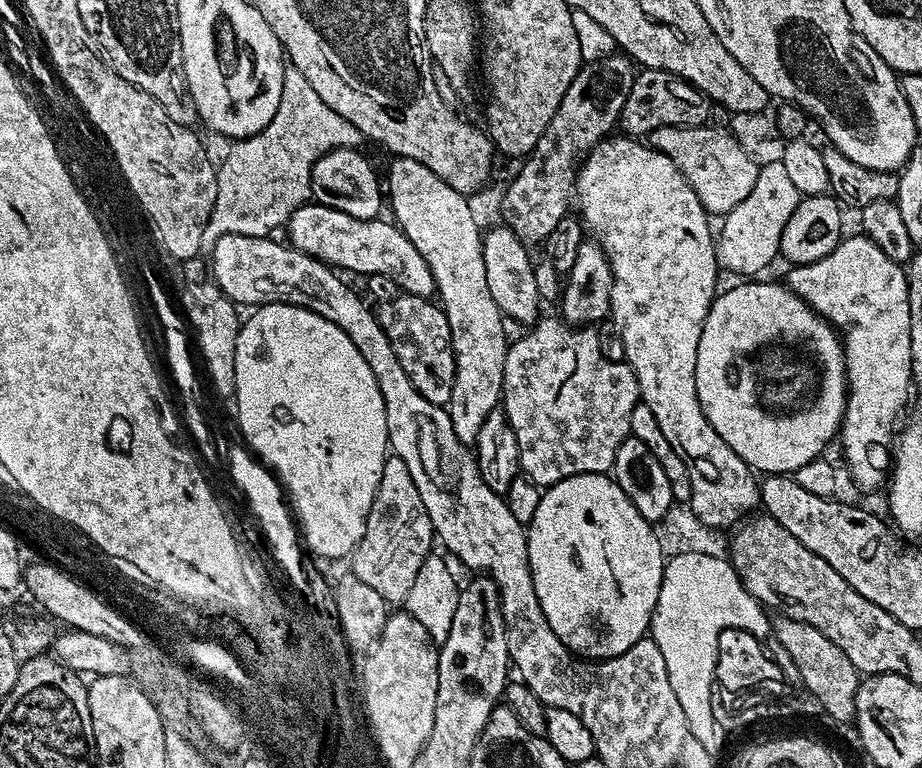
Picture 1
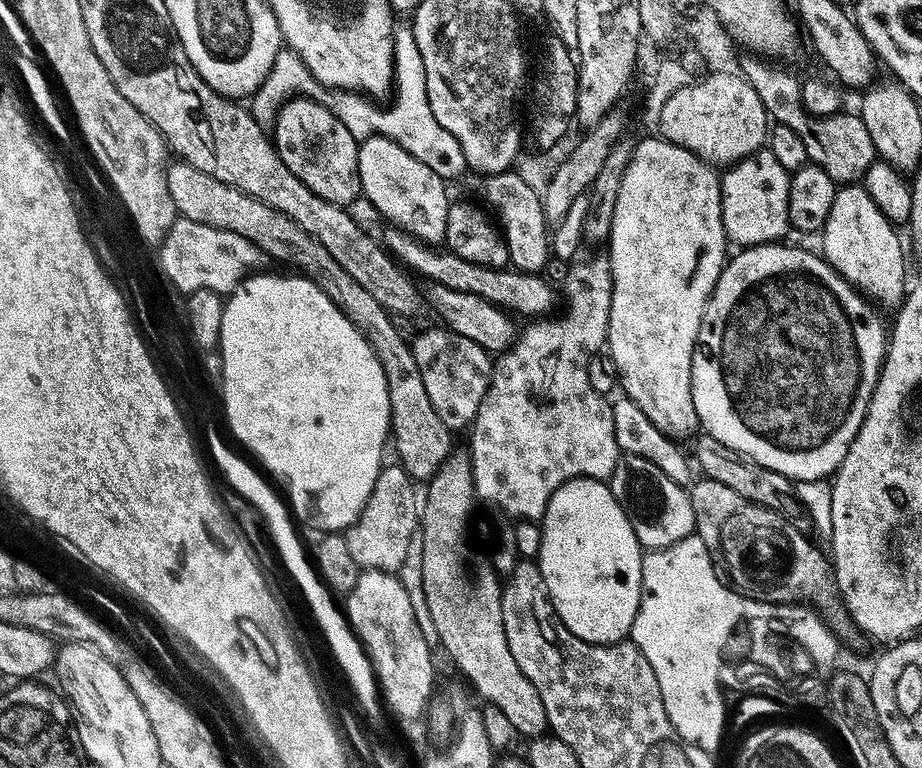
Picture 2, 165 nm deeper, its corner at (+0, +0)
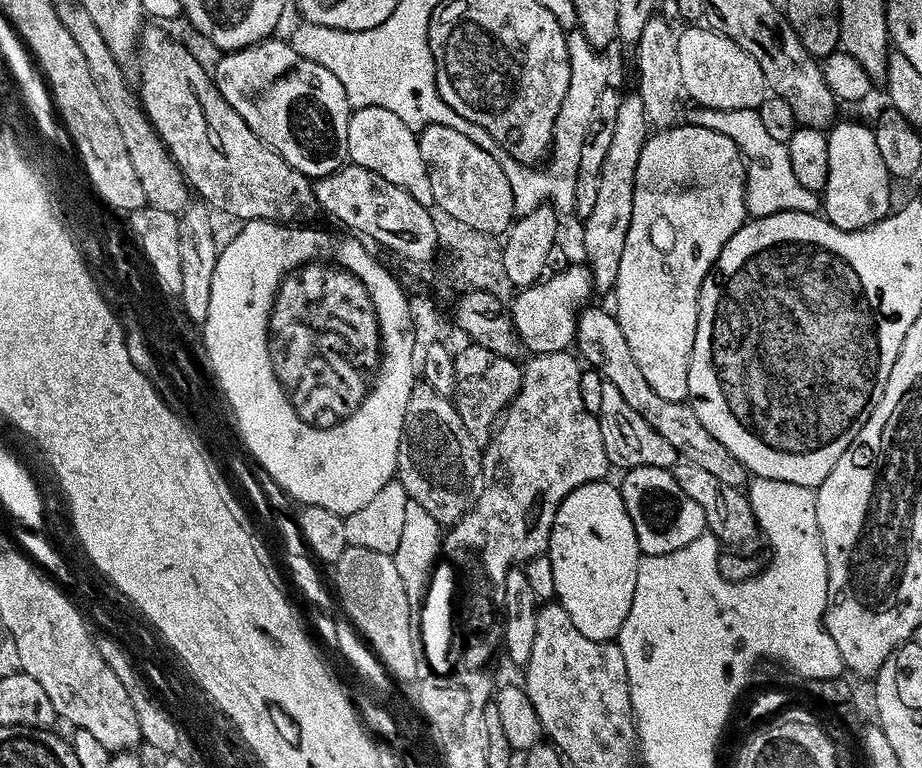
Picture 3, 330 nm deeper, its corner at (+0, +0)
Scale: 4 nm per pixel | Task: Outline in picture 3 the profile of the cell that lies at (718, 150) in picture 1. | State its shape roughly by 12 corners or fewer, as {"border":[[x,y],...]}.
{"border":[[715,27],[678,36],[683,95],[759,109],[762,67]]}

